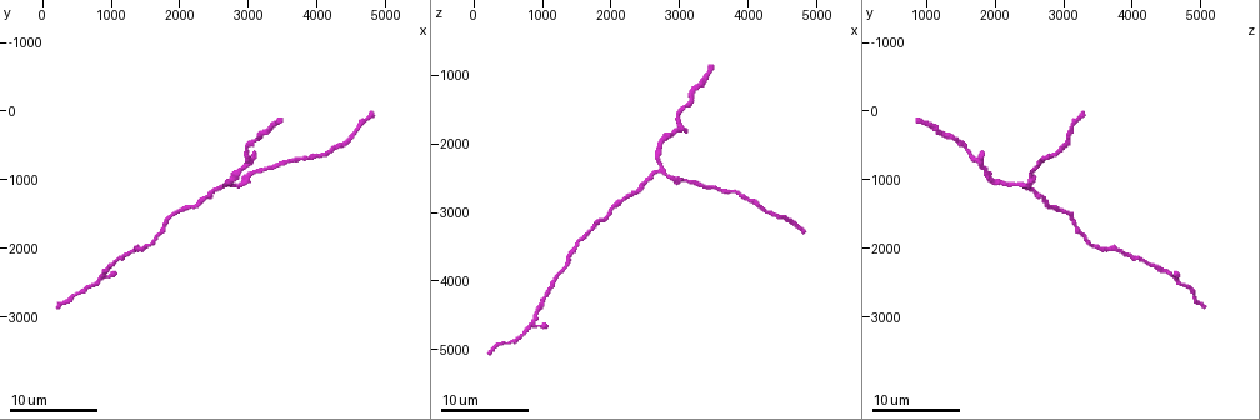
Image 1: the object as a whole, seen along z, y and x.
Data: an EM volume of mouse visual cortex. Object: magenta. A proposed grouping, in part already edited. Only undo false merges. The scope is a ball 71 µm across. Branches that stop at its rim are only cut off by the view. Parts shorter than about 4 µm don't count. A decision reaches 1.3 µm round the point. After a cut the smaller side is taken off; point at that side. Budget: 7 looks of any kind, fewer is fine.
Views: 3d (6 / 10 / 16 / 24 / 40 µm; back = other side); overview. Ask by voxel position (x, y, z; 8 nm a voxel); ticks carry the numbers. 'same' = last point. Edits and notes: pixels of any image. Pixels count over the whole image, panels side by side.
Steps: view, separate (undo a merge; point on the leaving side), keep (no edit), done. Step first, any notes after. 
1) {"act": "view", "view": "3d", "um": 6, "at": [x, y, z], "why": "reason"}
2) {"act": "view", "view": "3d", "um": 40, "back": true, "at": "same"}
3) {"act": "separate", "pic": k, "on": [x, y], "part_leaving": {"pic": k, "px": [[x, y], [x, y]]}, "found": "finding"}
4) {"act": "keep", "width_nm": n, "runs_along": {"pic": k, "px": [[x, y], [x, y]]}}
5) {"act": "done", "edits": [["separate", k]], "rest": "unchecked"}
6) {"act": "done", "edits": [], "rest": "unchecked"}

{"act": "view", "view": "3d", "um": 6, "at": [2750, 1050, 2300]}

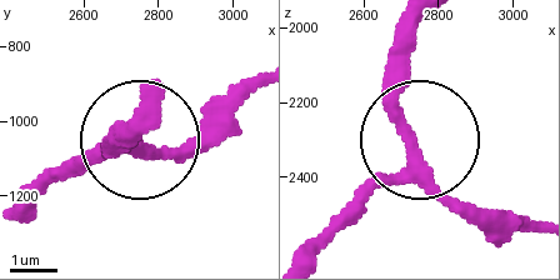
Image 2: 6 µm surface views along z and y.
{"act": "keep", "width_nm": 250, "runs_along": {"pic": 2, "px": [[310, 255], [409, 148], [394, 33]]}, "found": "one neuron here"}

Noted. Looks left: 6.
{"act": "view", "view": "3d", "um": 16, "at": [950, 2250, 4300], "why": "thick turns thin"}

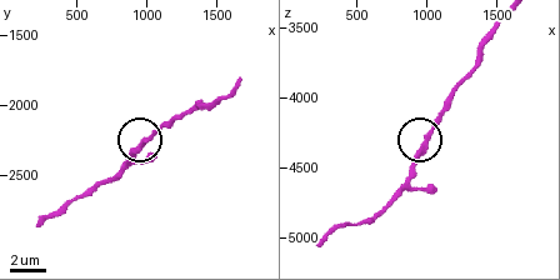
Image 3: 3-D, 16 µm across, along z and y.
{"act": "view", "view": "3d", "um": 6, "at": [1000, 2260, 4300]}

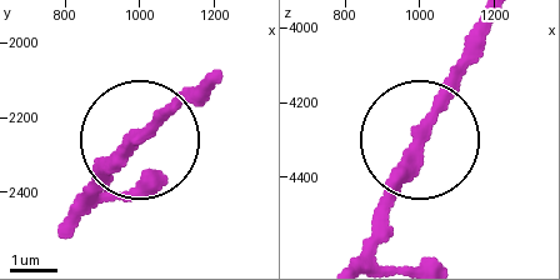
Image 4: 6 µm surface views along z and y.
{"act": "keep", "found": "continuous, no second neuron"}

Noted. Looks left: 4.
{"act": "view", "view": "3d", "um": 10, "at": [1300, 2000, 3800]}

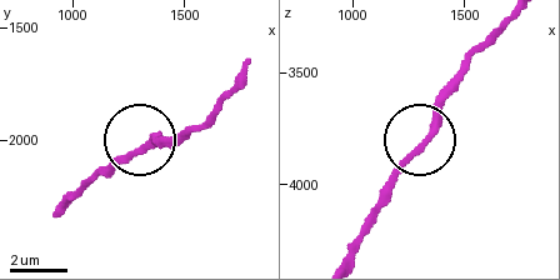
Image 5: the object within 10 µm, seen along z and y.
{"act": "keep", "runs_along": {"pic": 5, "px": [[506, 24], [478, 53], [413, 153], [380, 186]]}, "found": "one neuron here"}

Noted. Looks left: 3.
{"act": "done", "edits": [], "rest": "unchecked"}

